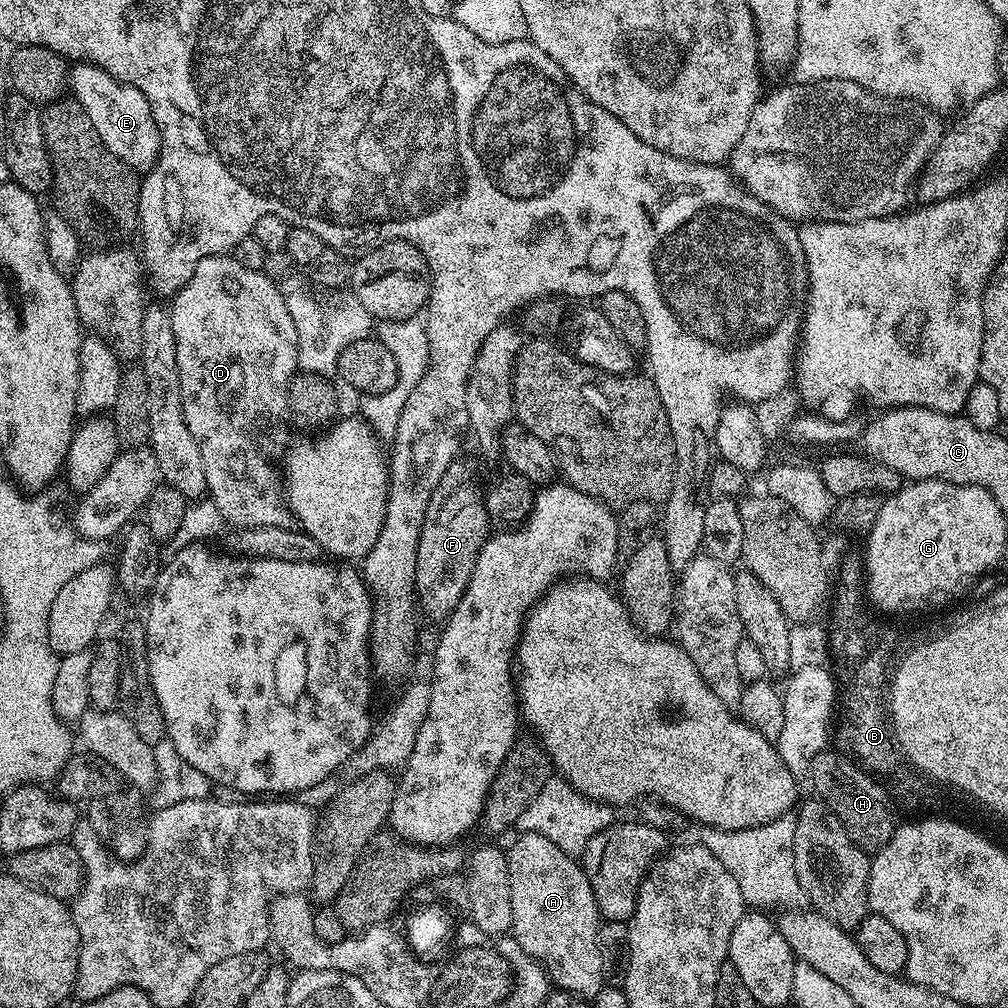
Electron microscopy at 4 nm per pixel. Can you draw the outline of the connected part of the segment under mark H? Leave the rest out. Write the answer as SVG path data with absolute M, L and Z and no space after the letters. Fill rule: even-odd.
M825 750L812 759L811 780L816 787L815 795L843 822L848 835L861 850L875 854L879 848L886 846L886 842L890 842L898 827L898 808L875 776L839 751Z

